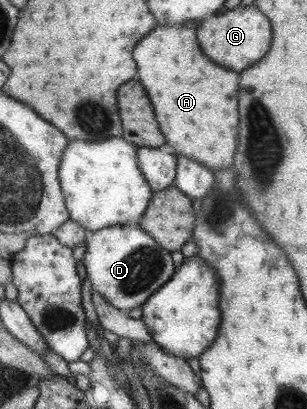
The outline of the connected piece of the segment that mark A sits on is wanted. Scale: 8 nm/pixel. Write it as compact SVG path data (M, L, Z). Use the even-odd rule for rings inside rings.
M189 21L173 26L155 26L149 34L139 38L133 48L133 60L137 64L137 78L151 100L155 120L165 137L164 147L174 155L189 157L213 170L232 164L231 154L237 140L237 74L207 60L196 40L198 24Z

